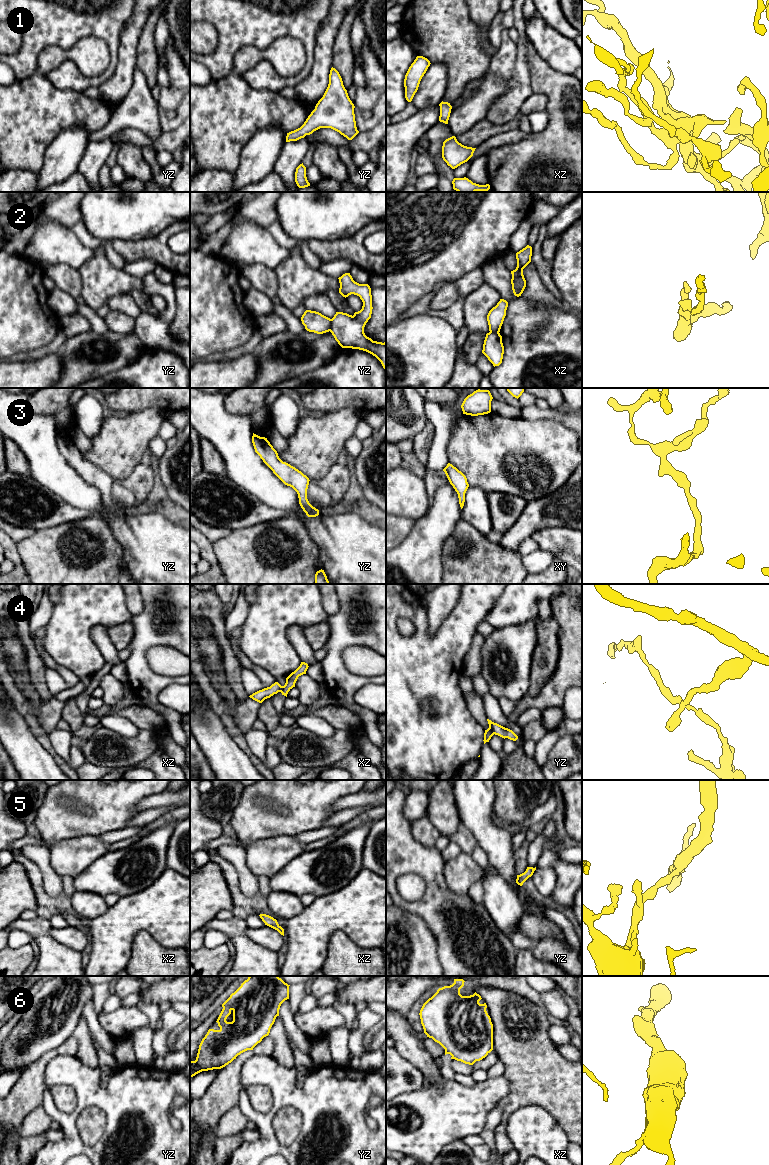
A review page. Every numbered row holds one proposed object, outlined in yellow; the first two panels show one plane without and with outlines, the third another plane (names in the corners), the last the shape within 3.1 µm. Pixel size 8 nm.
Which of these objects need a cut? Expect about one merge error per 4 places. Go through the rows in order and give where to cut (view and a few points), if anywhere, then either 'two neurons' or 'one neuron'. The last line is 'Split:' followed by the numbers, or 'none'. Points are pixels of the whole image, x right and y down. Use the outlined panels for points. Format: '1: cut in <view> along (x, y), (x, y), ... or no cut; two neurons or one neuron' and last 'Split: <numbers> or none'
1: no cut; one neuron
2: cut in yz along (331, 319), (329, 330); two neurons
3: no cut; one neuron
4: cut in yz along (489, 725), (494, 733); two neurons
5: no cut; one neuron
6: no cut; one neuron
Split: 2, 4

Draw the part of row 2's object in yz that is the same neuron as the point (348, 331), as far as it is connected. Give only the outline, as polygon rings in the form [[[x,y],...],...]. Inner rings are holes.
[[[345,273],[338,279],[339,293],[345,298],[351,294],[359,296],[363,306],[353,316],[336,312],[331,319],[330,332],[342,348],[366,351],[375,356],[386,370],[386,342],[373,341],[364,333],[364,327],[371,318],[373,309],[370,286],[355,282],[350,273]]]

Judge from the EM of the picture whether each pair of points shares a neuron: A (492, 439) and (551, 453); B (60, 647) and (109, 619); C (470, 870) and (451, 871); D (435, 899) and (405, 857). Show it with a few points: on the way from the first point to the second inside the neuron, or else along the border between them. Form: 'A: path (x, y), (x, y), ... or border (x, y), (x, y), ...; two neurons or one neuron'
A: path (507, 449), (533, 449), (536, 451); one neuron
B: path (72, 635), (88, 619), (97, 619); one neuron
C: path (465, 871), (456, 871); one neuron
D: path (435, 887), (435, 881), (417, 863); one neuron

